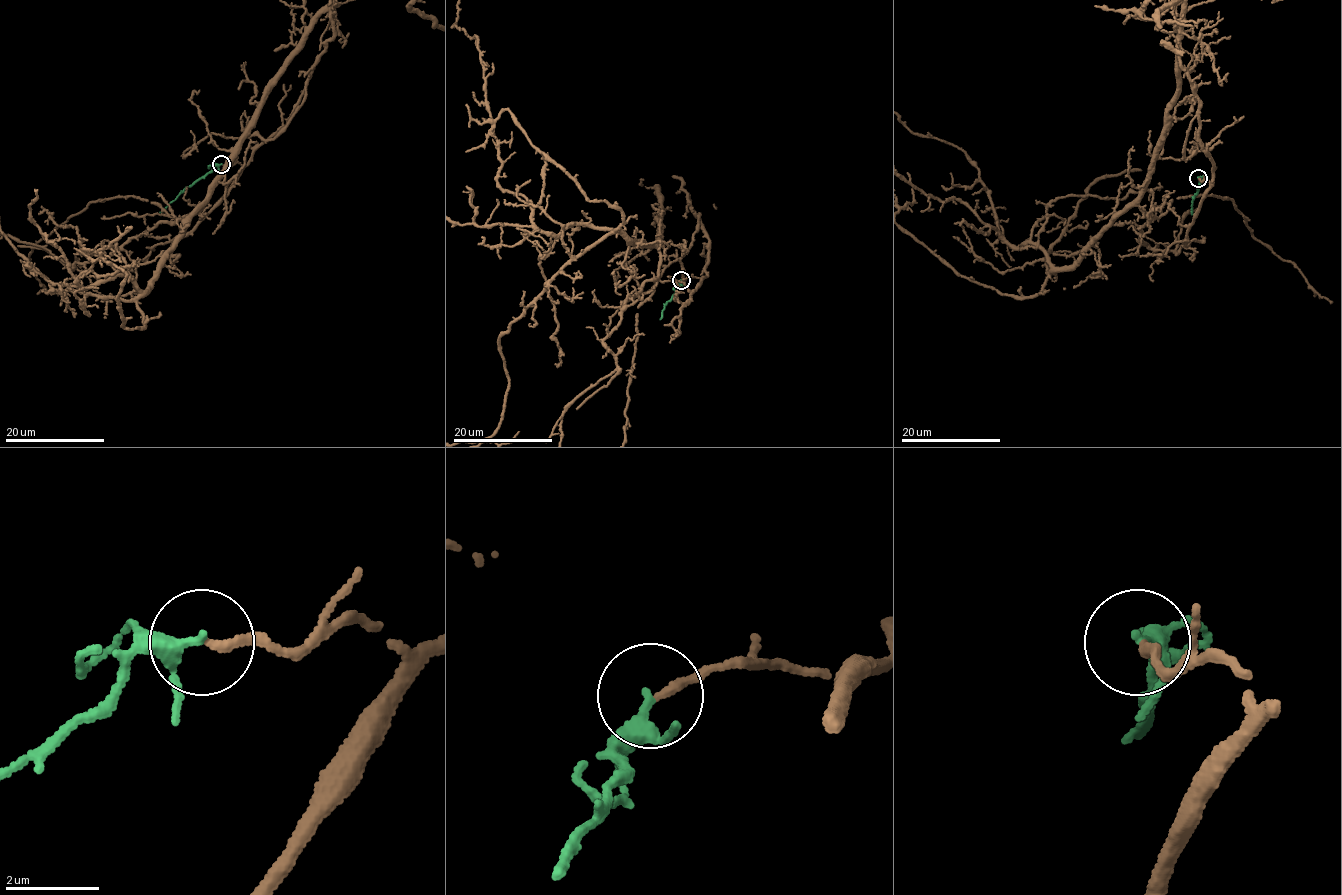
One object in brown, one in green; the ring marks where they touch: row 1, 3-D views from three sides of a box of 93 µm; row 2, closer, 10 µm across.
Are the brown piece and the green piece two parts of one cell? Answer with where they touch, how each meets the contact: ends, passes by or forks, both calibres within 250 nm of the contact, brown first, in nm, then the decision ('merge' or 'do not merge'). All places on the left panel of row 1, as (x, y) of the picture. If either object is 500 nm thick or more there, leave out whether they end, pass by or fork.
at (221, 164); brown ends there; green passes by; 180 nm thick on the brown side, 200 nm on the other; merge

